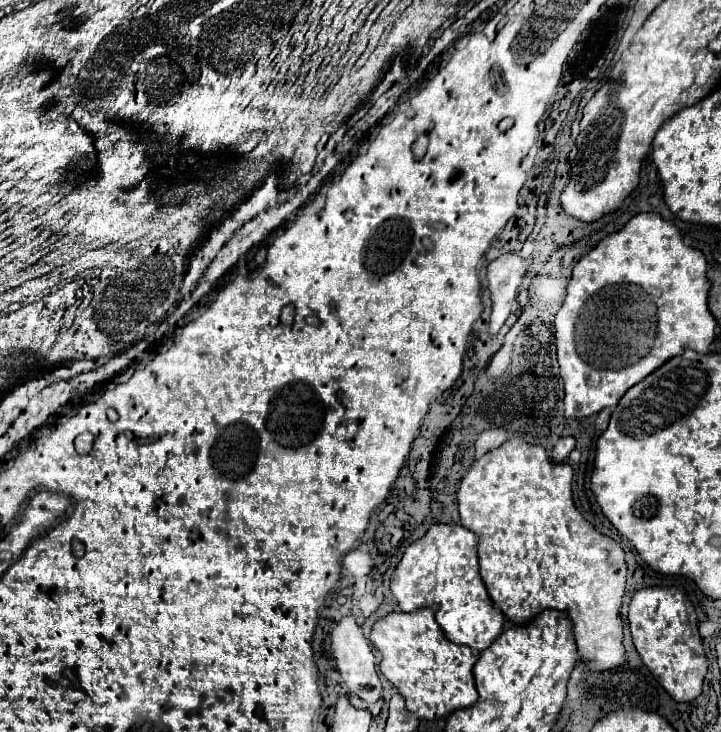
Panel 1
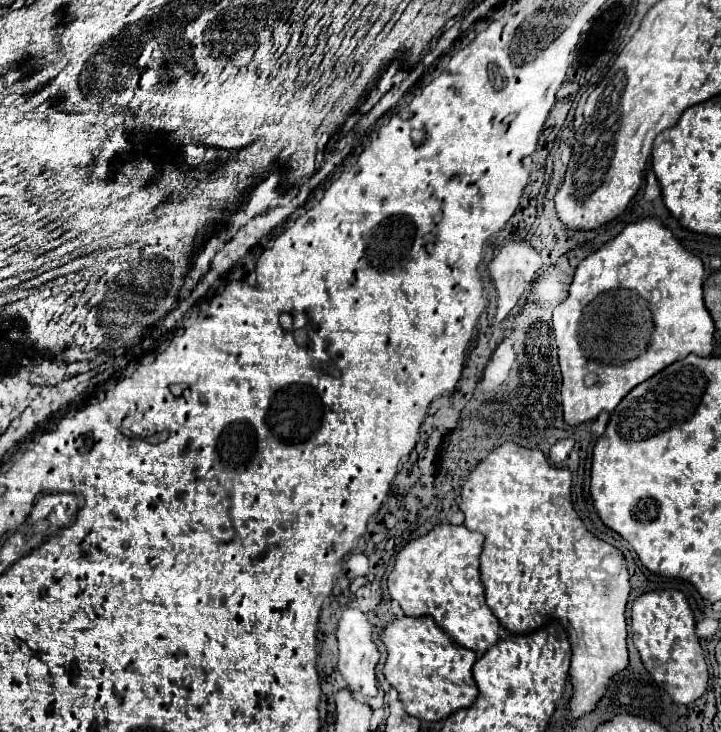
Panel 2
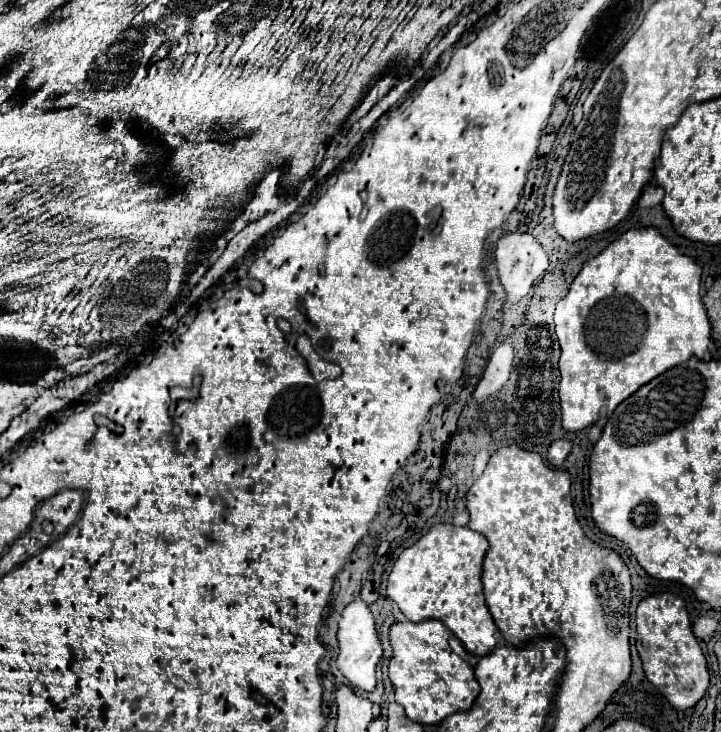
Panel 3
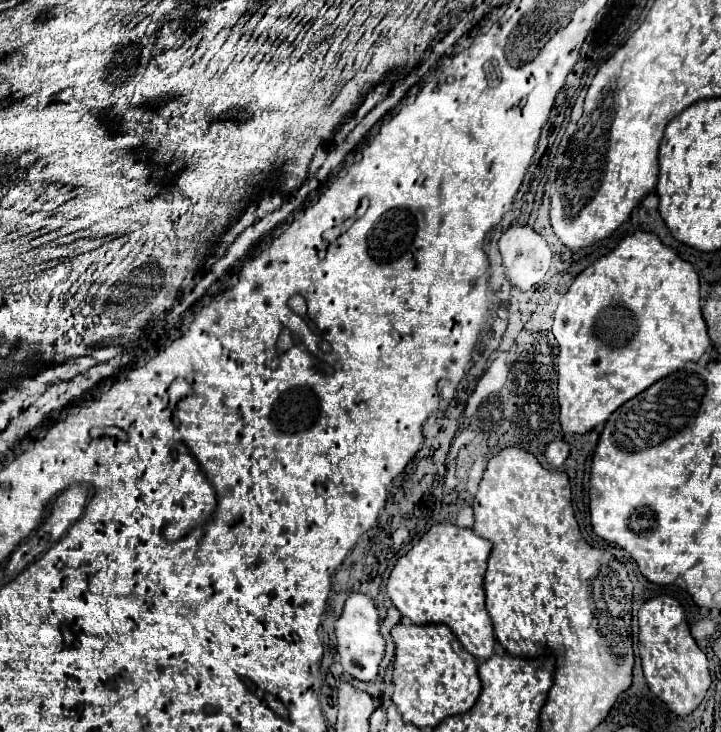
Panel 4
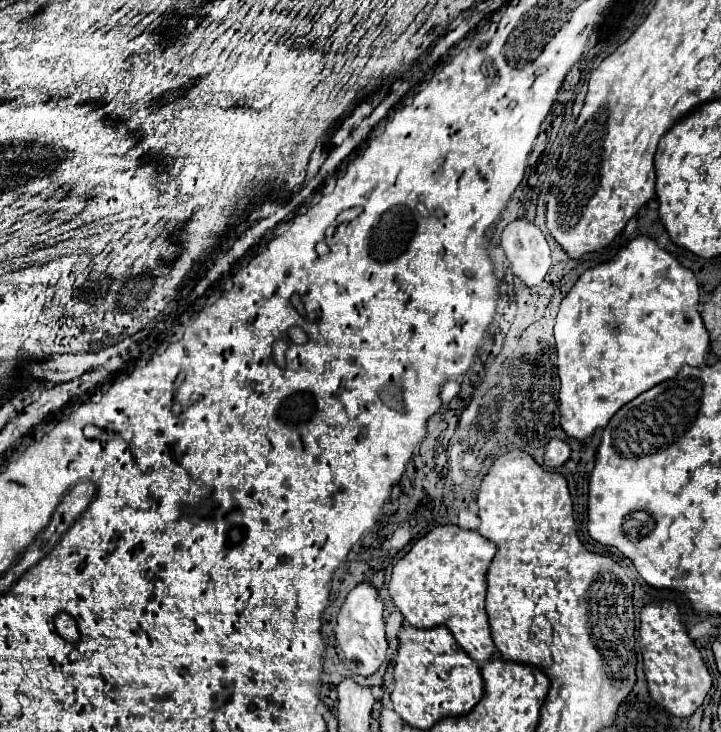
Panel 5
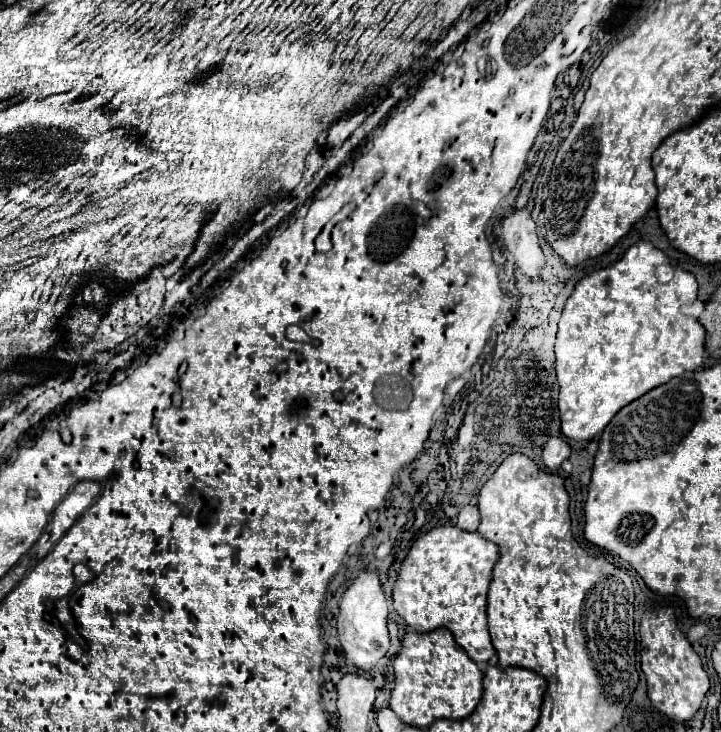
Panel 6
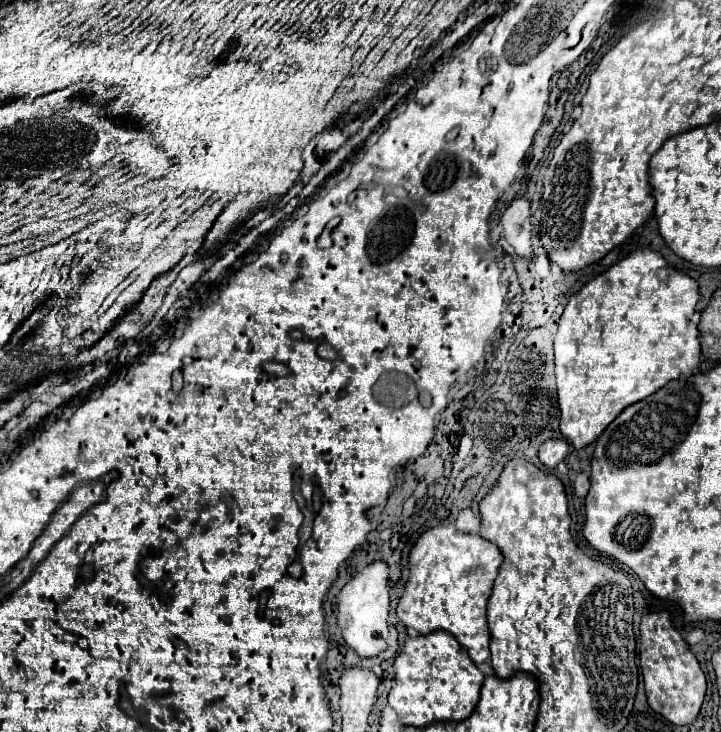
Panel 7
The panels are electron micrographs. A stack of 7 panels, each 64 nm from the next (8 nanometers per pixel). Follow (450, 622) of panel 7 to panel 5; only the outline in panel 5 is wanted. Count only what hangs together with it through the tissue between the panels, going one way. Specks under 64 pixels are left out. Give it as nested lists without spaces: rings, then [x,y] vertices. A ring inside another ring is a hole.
[[[452,524],[436,526],[394,566],[388,586],[392,602],[408,624],[416,628],[448,626],[468,656],[476,662],[490,660],[496,648],[484,610],[484,598],[486,572],[494,554],[496,546],[474,530],[462,530]]]

